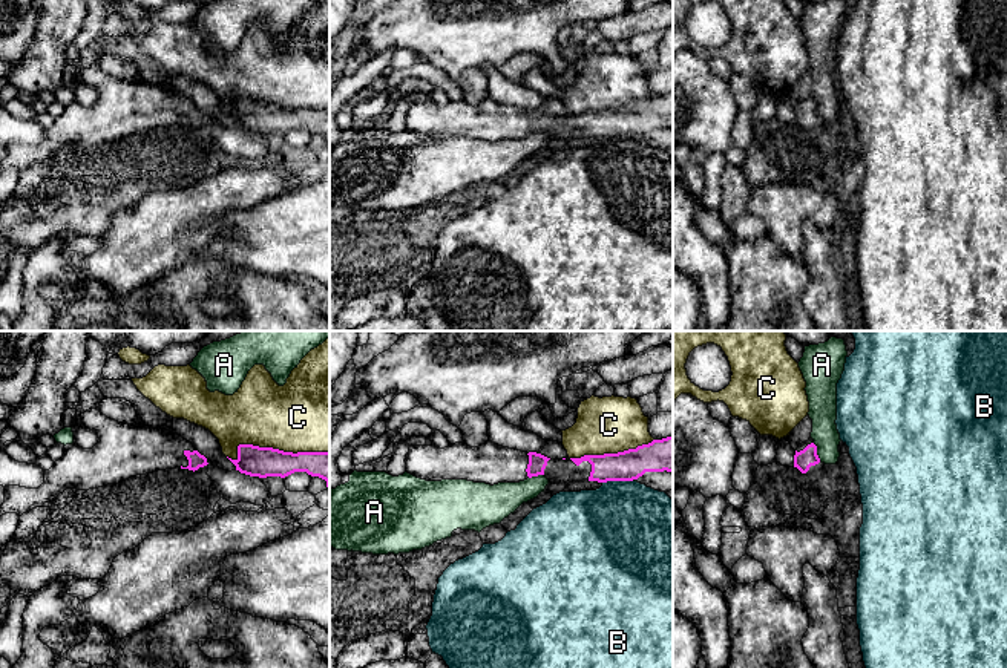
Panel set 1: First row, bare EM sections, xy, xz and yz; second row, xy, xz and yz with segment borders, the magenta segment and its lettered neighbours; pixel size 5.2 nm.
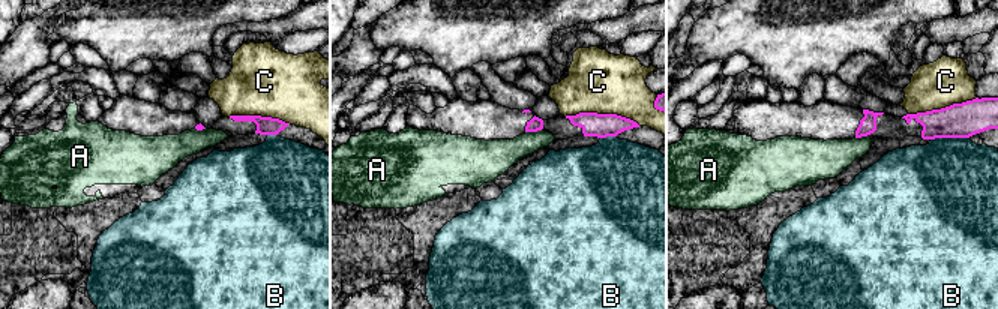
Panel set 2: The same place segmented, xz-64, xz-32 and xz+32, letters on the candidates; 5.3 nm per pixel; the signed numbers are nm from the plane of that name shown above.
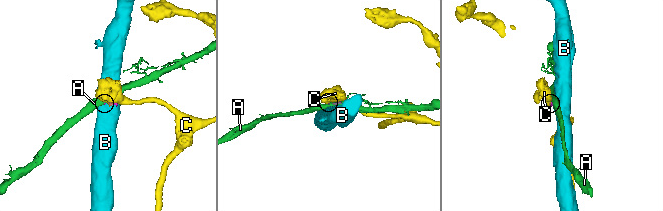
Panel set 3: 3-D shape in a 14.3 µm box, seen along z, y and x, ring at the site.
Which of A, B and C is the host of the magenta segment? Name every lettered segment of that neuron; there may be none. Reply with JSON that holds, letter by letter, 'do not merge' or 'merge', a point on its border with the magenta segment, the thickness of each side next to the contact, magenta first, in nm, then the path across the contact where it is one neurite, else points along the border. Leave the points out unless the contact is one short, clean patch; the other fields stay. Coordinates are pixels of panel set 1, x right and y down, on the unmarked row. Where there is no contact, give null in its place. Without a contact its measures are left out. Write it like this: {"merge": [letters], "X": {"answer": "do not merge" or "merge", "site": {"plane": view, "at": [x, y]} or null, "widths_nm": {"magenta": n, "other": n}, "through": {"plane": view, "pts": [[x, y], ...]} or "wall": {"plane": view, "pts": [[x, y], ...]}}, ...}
{"merge": [], "A": {"answer": "do not merge", "site": {"plane": "yz", "at": [816, 109]}, "widths_nm": {"magenta": 100, "other": 140}, "wall": {"plane": "yz", "pts": [[813, 100], [820, 117]]}}, "B": {"answer": "do not merge", "site": {"plane": "xz", "at": [616, 137]}, "widths_nm": {"magenta": 160, "other": 480}}, "C": {"answer": "do not merge", "site": {"plane": "xy", "at": [273, 106]}, "widths_nm": {"magenta": 160, "other": 380}}}

